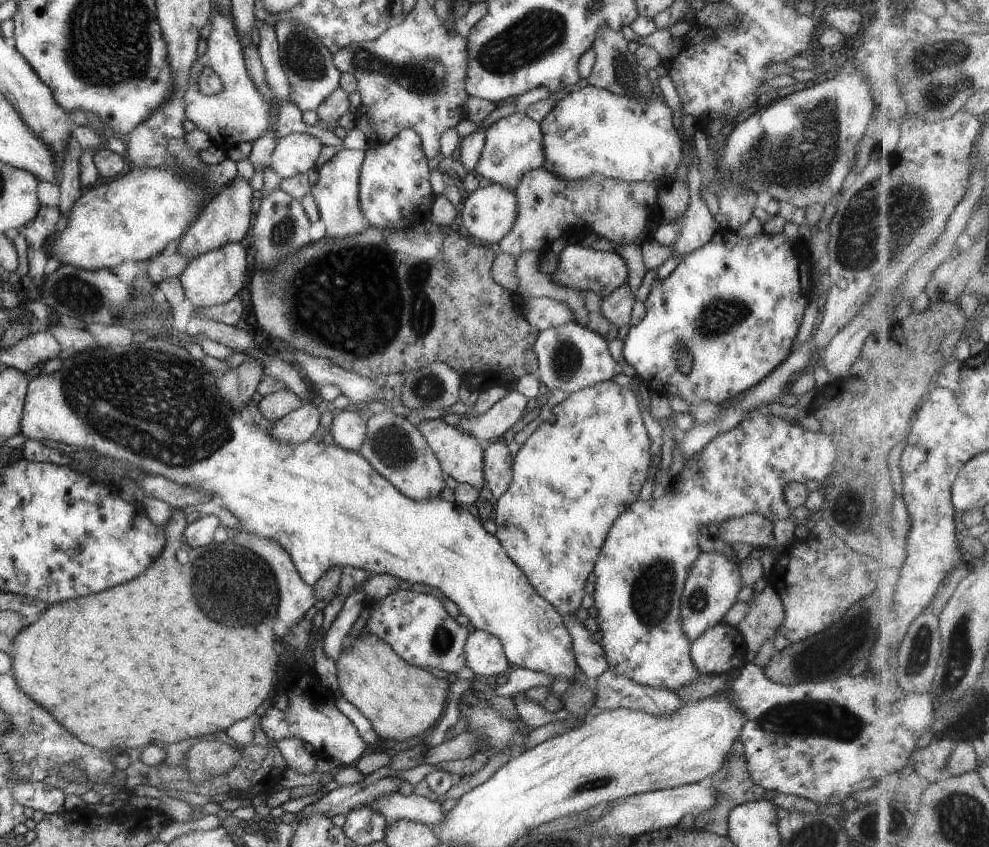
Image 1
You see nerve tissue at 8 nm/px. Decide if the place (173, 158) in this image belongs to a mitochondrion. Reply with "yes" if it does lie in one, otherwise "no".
yes

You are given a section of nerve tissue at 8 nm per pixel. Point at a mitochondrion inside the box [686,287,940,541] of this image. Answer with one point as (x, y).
(717, 317)

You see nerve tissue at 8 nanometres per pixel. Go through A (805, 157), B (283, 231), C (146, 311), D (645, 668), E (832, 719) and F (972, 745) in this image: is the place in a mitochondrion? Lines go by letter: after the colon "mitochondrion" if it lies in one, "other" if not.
A: mitochondrion
B: mitochondrion
C: mitochondrion
D: other
E: mitochondrion
F: other

